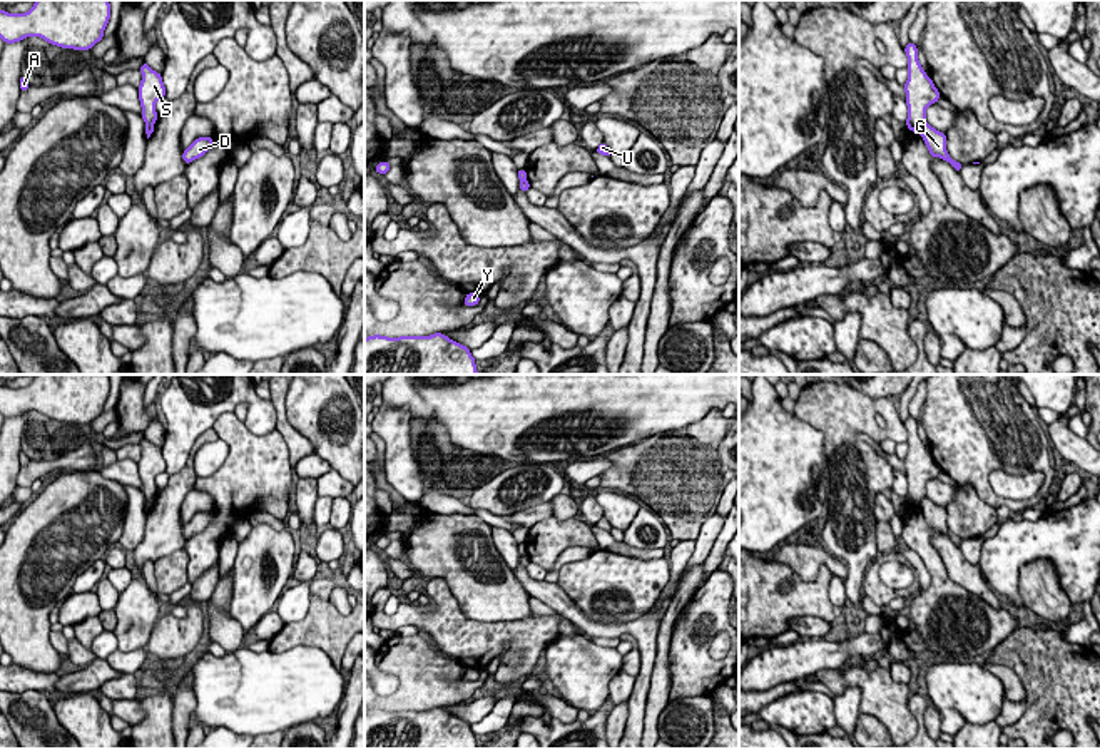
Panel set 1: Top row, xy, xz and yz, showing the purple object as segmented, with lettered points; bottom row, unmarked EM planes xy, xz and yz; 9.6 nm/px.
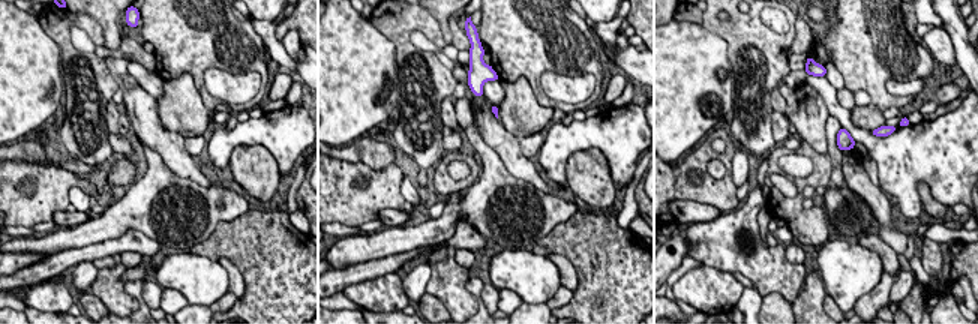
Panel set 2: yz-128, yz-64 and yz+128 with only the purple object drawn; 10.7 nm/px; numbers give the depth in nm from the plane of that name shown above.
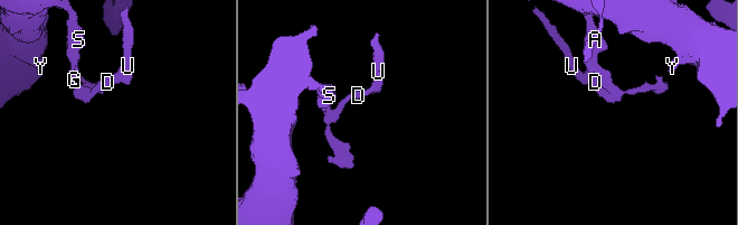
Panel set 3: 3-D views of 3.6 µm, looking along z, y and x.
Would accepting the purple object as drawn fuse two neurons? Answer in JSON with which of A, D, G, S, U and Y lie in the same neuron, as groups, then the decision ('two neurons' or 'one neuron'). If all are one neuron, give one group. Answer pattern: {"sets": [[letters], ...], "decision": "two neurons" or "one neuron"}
{"sets": [["A", "S", "Y"], ["D", "G", "U"]], "decision": "two neurons"}

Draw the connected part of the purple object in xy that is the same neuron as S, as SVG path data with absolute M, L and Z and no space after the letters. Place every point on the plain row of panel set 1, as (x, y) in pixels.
M145 436L140 440L142 455L139 460L139 475L142 482L140 492L145 500L154 500L157 495L155 476L166 471L162 450L152 445Z

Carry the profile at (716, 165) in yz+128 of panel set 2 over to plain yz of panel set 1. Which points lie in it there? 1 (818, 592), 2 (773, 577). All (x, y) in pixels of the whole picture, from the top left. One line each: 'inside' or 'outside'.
1: outside
2: outside

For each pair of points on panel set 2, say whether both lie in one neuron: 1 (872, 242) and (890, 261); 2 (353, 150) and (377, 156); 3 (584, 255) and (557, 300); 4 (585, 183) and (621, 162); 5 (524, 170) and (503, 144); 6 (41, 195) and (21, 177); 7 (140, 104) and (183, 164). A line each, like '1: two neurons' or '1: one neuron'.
1: one neuron
2: one neuron
3: two neurons
4: two neurons
5: one neuron
6: one neuron
7: one neuron

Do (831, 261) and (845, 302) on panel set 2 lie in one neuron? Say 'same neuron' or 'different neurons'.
same neuron

